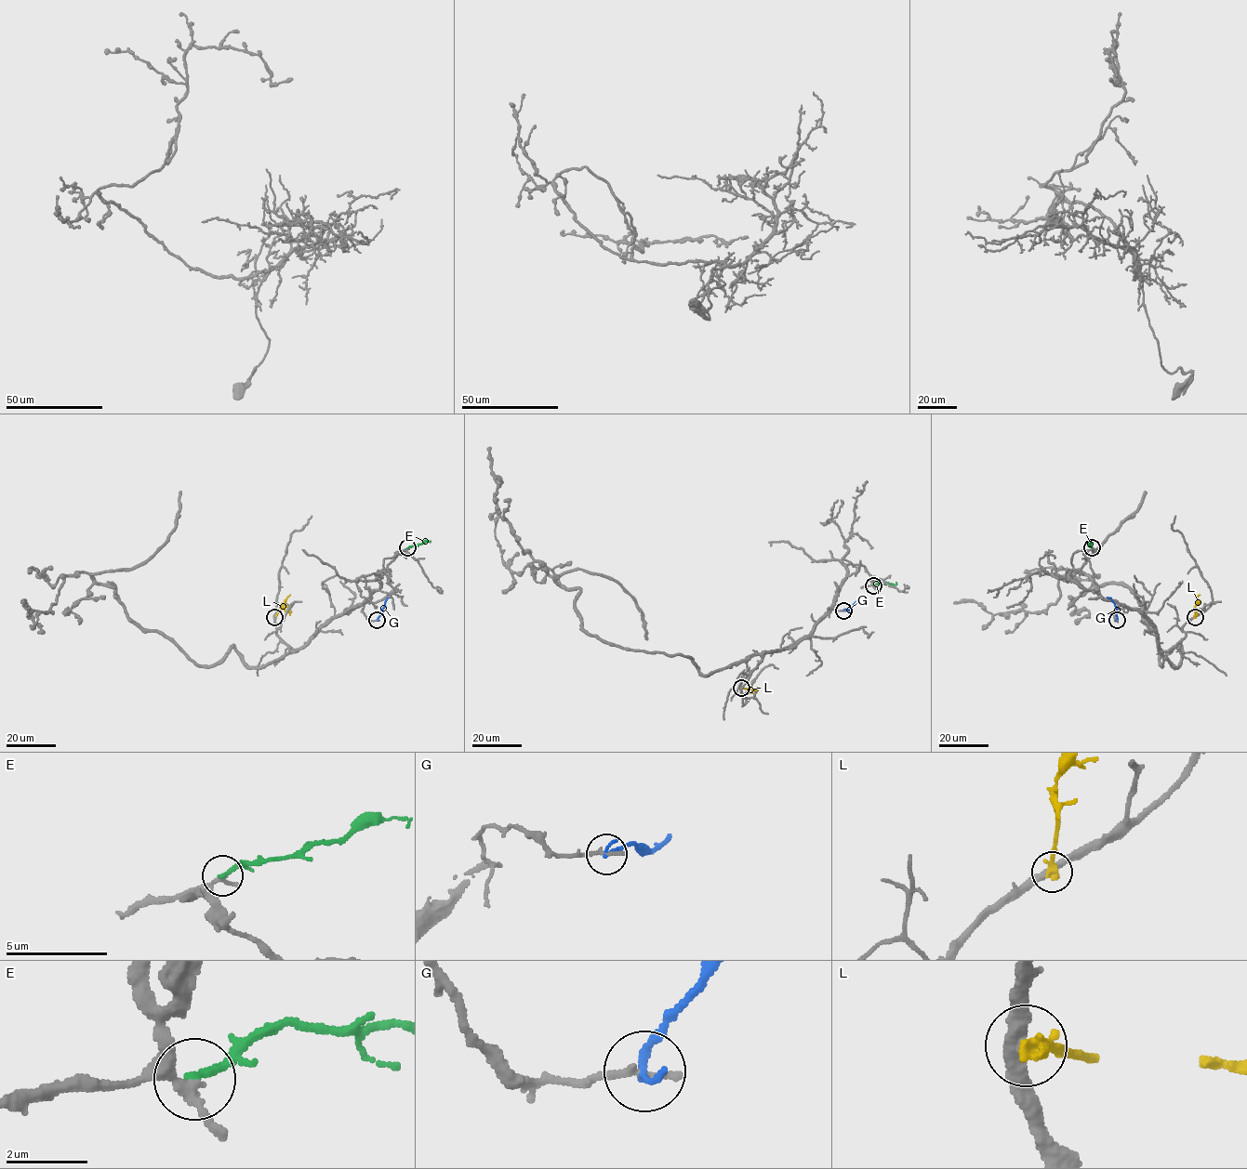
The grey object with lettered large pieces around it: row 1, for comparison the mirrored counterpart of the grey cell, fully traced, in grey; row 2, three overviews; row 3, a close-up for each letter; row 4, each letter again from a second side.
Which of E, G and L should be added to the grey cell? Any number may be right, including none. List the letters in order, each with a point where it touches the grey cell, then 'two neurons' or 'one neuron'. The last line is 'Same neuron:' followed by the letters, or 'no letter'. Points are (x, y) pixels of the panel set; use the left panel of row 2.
E: (407, 547) | two neurons
G: (377, 620) | two neurons
L: (274, 617) | two neurons
Same neuron: no letter

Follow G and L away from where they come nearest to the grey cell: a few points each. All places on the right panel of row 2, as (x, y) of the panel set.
G: (1117, 620), (1115, 603), (1107, 597)
L: (1194, 617), (1196, 597), (1200, 595)

